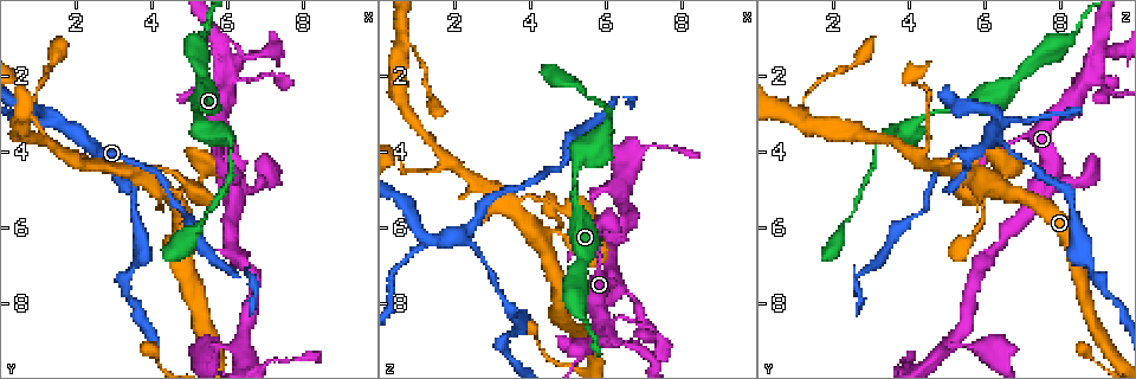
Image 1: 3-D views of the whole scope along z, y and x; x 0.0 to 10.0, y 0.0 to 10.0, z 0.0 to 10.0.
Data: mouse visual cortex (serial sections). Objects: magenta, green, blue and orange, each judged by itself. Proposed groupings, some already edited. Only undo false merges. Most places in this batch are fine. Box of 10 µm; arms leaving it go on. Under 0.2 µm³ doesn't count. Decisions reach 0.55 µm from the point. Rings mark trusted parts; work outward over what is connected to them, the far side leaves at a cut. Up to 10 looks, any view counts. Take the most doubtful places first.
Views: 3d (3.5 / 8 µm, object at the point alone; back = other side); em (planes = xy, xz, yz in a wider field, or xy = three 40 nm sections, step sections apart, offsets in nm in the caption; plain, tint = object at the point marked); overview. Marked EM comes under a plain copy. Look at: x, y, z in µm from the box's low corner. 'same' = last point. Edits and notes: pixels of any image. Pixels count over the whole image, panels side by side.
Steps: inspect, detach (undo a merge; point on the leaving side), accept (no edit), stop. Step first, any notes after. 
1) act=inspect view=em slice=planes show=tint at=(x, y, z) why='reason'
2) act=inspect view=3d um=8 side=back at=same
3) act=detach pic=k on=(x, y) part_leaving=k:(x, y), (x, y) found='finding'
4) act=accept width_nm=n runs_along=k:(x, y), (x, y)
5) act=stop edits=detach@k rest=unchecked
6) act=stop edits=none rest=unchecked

act=inspect view=3d um=3.5 at=(1.85, 4.20, 4.25) why='a fork'

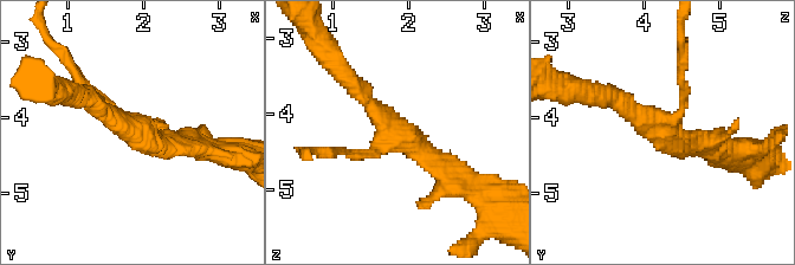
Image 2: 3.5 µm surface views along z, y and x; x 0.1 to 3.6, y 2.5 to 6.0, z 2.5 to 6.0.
act=inspect view=em slice=xy step=3 show=tint at=(1.85, 4.15, 4.25) arms=3 arm_widths_nm=150,250,250

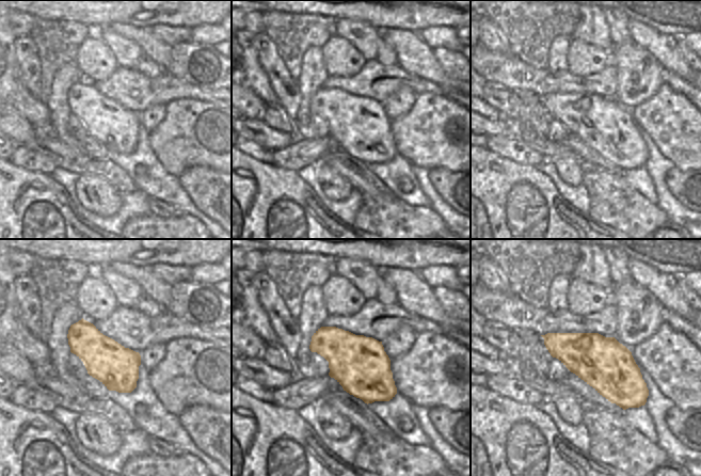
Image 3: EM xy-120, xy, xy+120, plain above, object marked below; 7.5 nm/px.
act=accept runs_along=2:(459, 179), (372, 109), (346, 78) found='continuous, no second cell'

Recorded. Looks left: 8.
act=inspect view=3d um=8 at=(5.30, 4.65, 6.50) why='sharp bend'

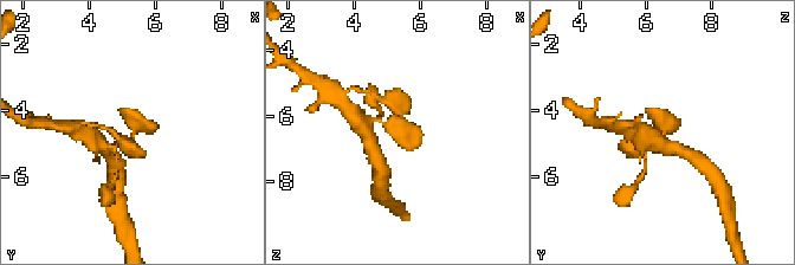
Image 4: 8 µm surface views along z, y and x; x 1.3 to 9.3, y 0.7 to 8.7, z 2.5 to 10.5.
act=inspect view=3d um=3.5 at=same why='closer look'

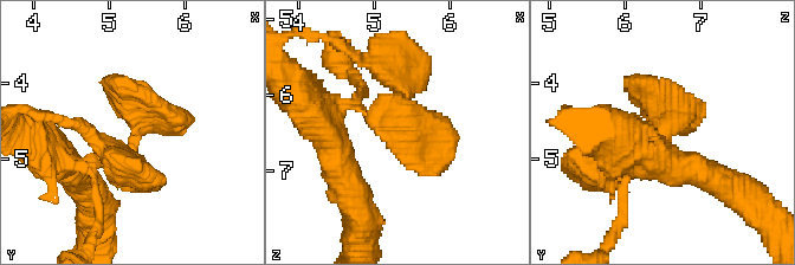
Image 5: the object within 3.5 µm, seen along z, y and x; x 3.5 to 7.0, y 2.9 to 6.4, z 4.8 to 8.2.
act=inspect view=em slice=xy step=1 show=tint at=(5.35, 4.70, 6.55)

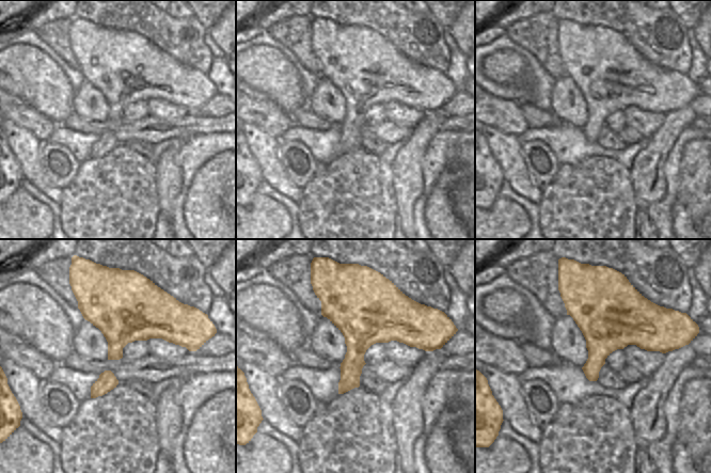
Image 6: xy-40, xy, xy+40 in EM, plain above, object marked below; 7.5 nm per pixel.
act=accept runs_along=5:(78, 163), (136, 137), (114, 79) found='one cell here'

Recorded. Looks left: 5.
act=inspect view=em slice=xy step=3 show=tint at=(2.20, 3.65, 6.15) why='abrupt turn'

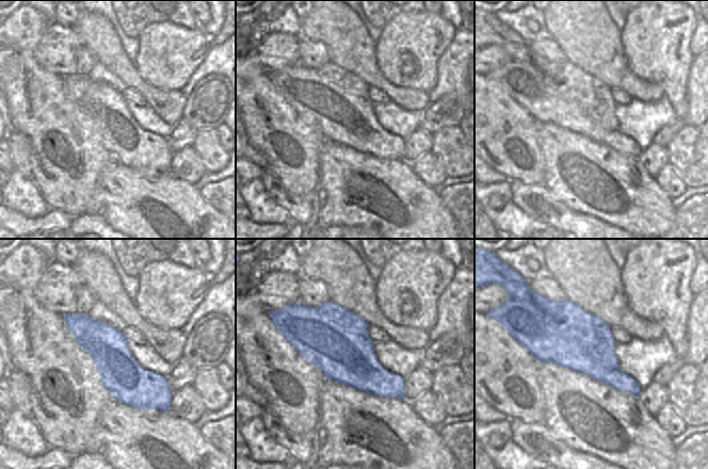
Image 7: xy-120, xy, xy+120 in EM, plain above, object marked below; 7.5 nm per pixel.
act=inspect view=3d um=3.5 at=same

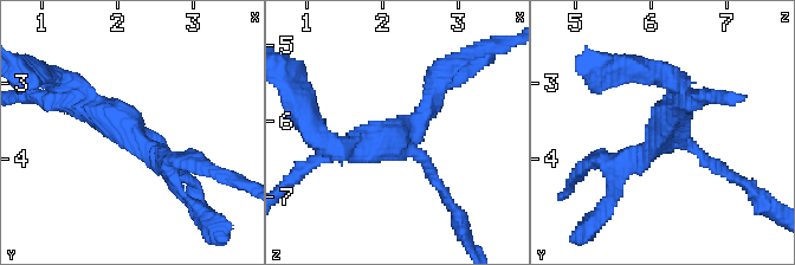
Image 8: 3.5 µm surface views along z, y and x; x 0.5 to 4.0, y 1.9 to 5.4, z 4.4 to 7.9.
act=detach pic=8 on=(311, 124) arm_widths_nm=150,300,350 border=7:(606, 349), (547, 323), (531, 354) found='two cells meet here'

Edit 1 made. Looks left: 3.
act=inspect view=overview

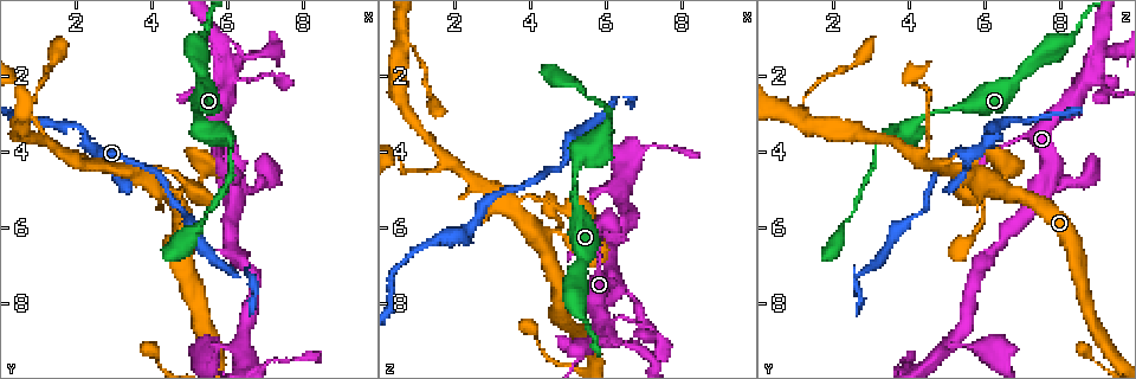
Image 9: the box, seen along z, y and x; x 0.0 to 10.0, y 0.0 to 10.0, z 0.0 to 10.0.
act=inspect view=3d um=3.5 at=(6.10, 3.60, 3.25) why='sharp bend'

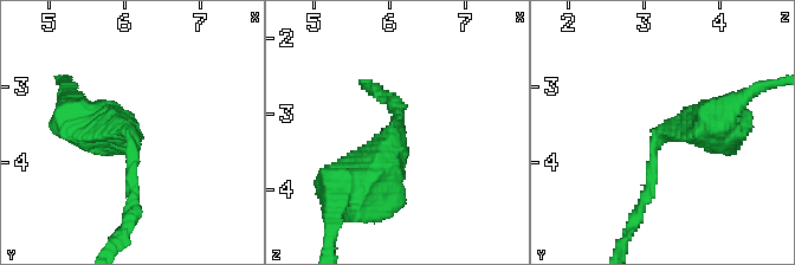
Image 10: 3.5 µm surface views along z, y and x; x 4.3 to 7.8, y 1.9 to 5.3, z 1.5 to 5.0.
act=inspect view=em slice=xy step=3 show=tint at=(6.05, 3.60, 3.30) arm_widths_nm=150,600 why='shape alone is not enough'

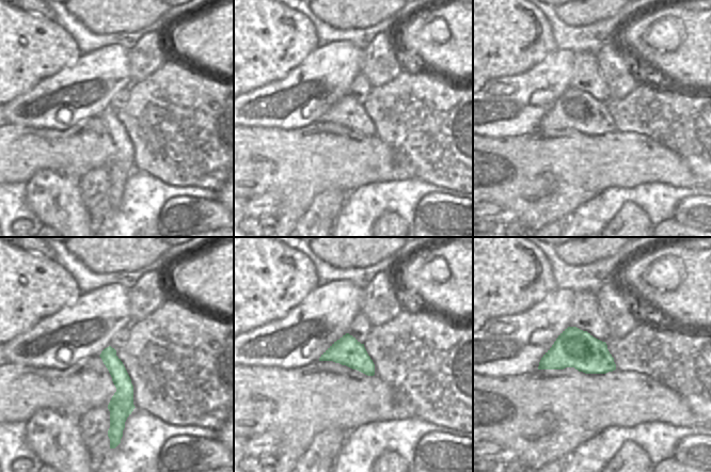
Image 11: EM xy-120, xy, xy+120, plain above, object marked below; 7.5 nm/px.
act=accept runs_along=11:(109, 349), (121, 378), (113, 426) found='one cell here'

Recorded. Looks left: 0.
act=stop edits=detach@8 rest=unchecked

